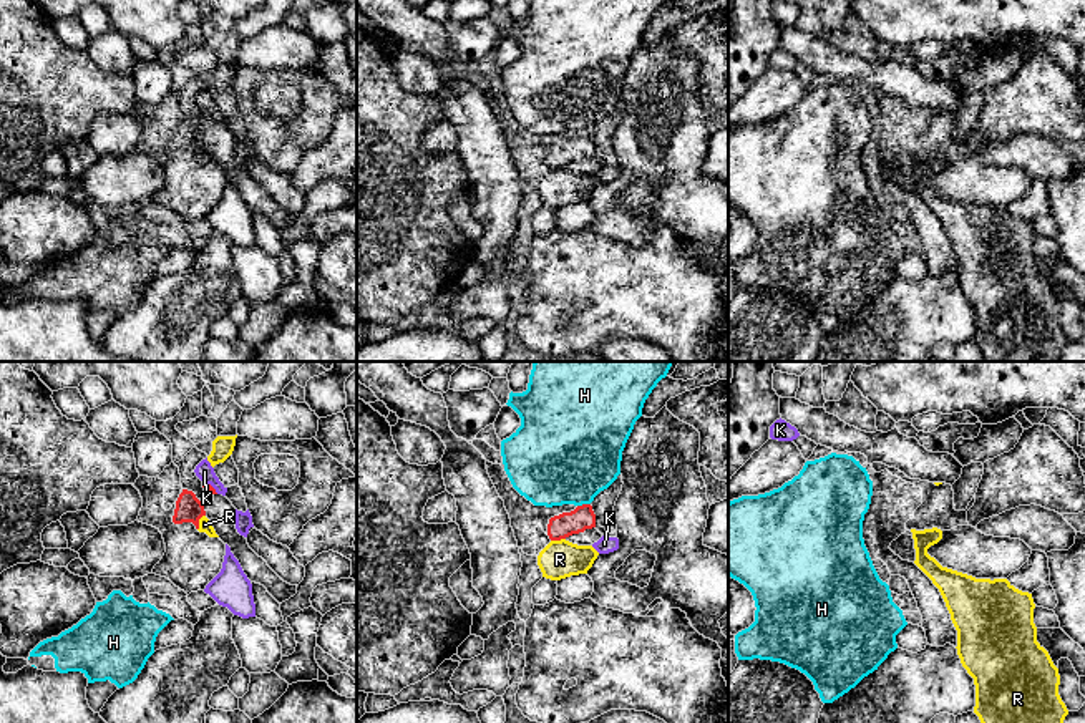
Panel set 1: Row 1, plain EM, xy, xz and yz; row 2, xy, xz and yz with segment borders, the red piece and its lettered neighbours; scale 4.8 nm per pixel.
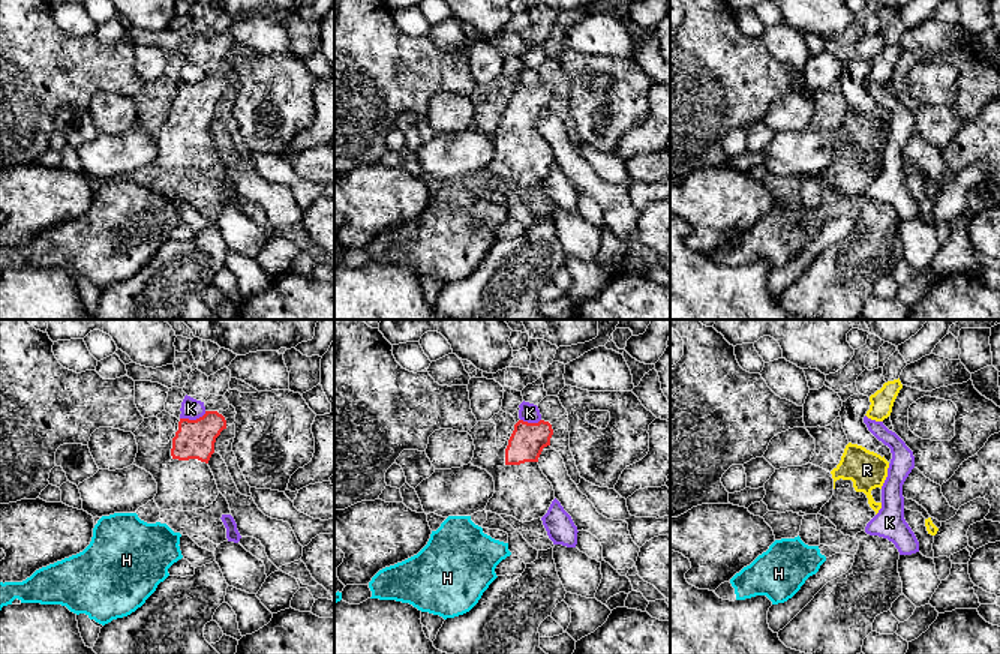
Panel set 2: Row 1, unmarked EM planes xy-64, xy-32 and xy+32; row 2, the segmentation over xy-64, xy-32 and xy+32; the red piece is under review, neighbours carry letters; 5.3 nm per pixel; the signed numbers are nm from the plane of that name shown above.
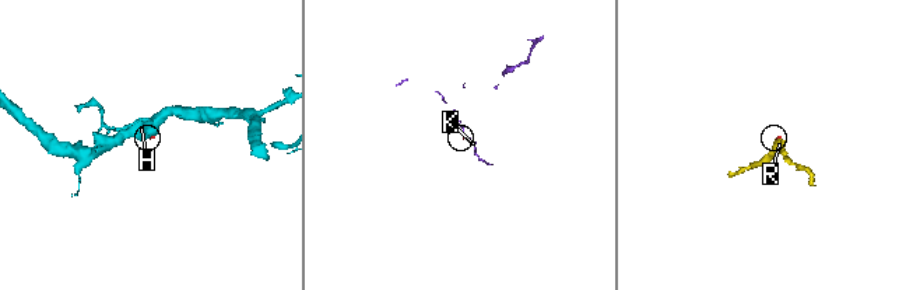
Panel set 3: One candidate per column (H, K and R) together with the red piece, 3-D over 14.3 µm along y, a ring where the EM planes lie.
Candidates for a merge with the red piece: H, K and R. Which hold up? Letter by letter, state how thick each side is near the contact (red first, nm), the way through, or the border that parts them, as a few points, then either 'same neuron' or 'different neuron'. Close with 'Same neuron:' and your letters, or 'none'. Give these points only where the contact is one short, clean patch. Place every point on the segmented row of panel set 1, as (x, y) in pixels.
H: 120/460 nm | along xz (589, 503), (578, 506) | different neuron
K: 40/90 nm | along xy (203, 481), (218, 493) | different neuron
R: 130/60 nm | along xy (204, 514), (199, 519), (198, 529) | different neuron
Same neuron: none

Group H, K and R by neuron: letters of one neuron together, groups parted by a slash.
H / K / R

